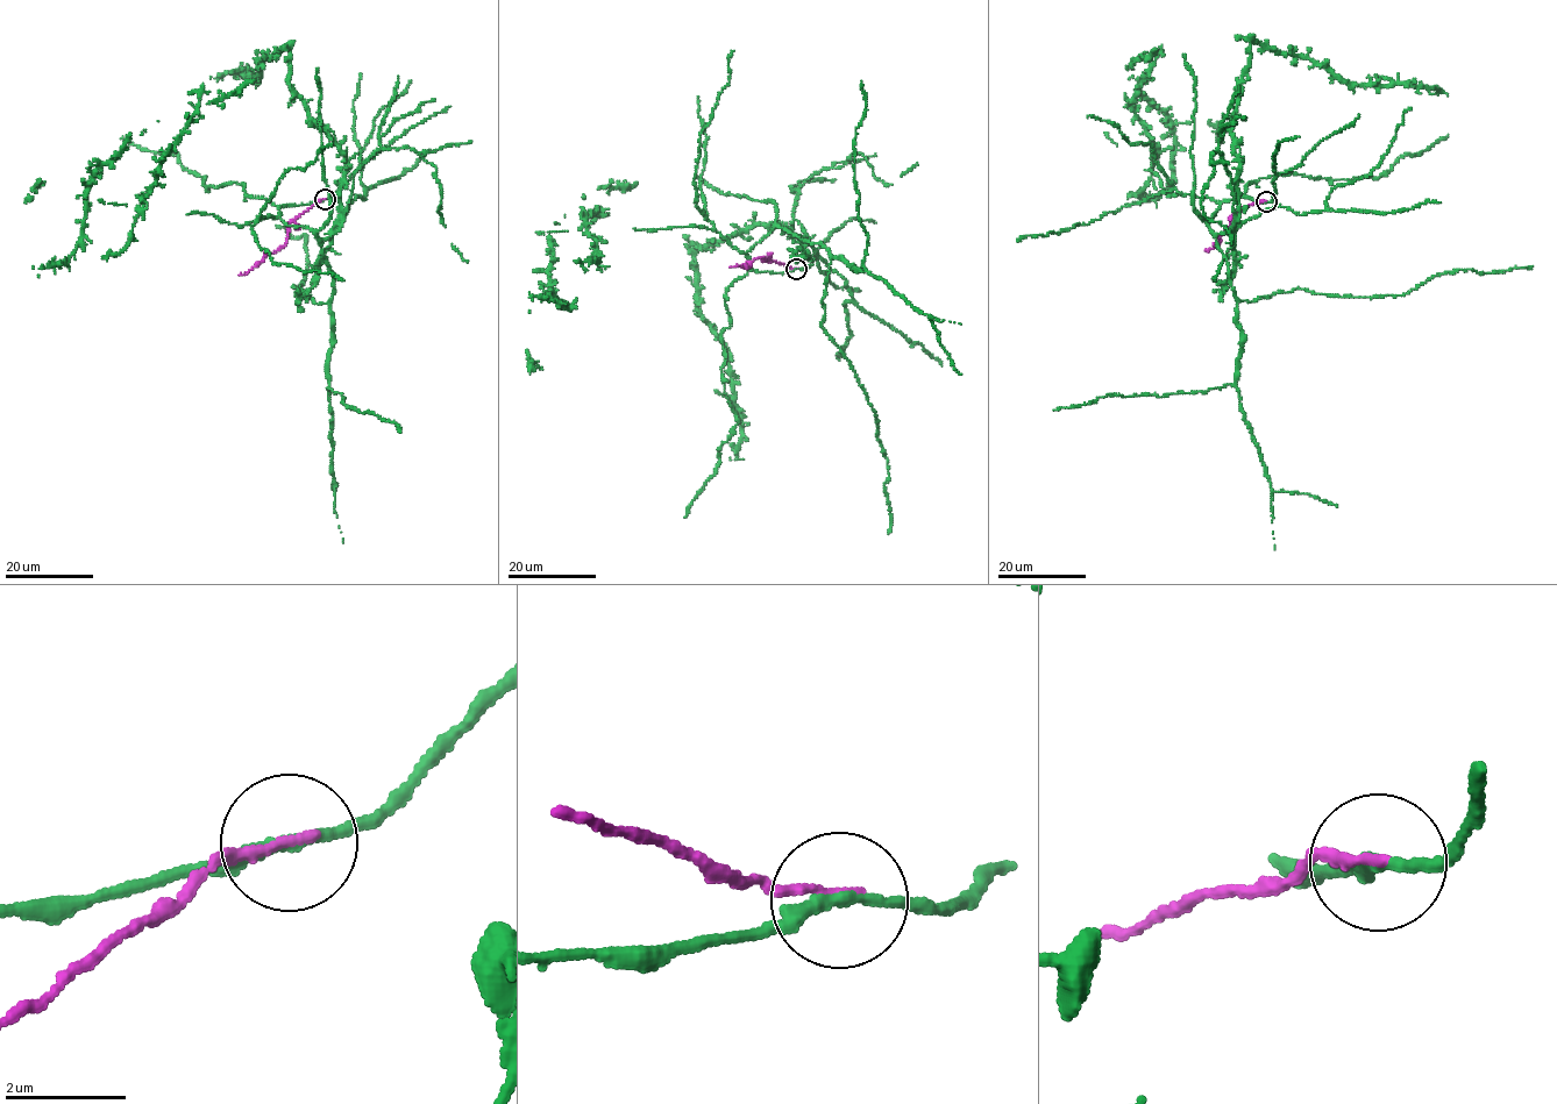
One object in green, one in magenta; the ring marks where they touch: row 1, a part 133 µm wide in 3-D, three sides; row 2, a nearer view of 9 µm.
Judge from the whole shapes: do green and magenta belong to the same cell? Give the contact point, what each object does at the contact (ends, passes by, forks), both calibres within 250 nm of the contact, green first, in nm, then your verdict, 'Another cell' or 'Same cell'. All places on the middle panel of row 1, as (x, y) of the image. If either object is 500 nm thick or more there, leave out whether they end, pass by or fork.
Place: (796, 269). At the ring green passes by. At the ring magenta ends. Thickness 200 nm (green) against 170 nm. Another cell

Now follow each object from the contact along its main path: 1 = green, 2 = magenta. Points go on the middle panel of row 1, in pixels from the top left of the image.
1: (796, 269), (748, 265), (774, 227), (803, 239), (783, 227), (696, 246), (698, 313), (741, 426), (730, 457)
2: (796, 268), (763, 257), (744, 268), (730, 268)

